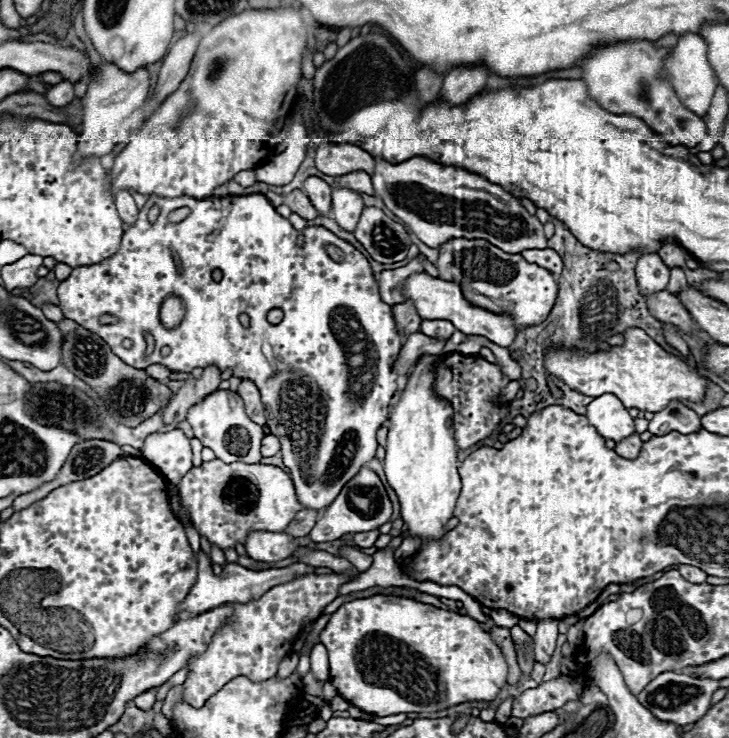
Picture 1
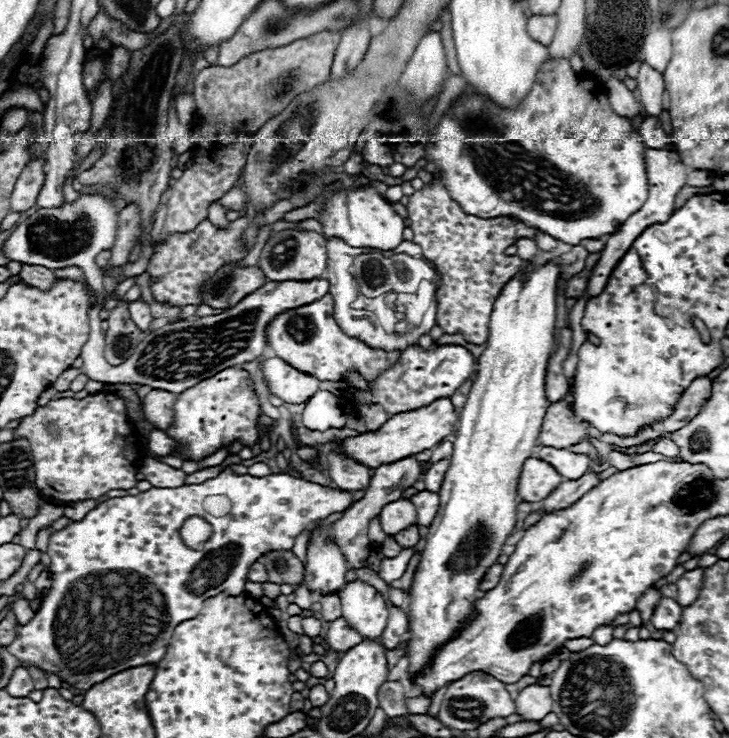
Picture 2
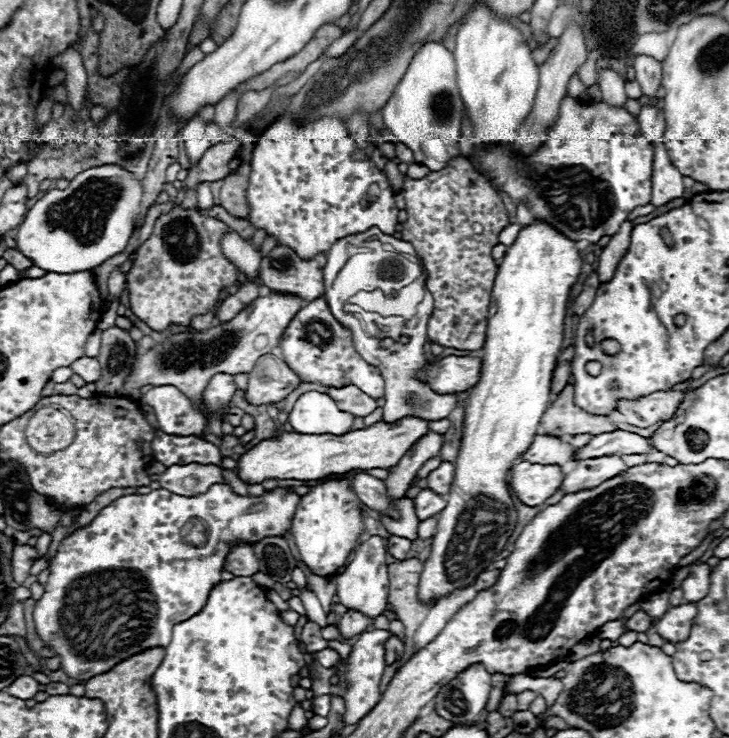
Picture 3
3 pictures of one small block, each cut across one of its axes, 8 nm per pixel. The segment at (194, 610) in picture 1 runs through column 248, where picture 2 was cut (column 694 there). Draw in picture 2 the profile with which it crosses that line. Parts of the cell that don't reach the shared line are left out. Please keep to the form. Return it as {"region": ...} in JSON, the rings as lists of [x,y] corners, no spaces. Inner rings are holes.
{"region":[[[696,568],[696,570],[690,570],[690,572],[684,572],[676,586],[678,586],[678,604],[680,606],[686,606],[686,604],[692,604],[696,598],[698,598],[698,592],[702,588],[702,576],[704,576],[704,570],[702,568]]]}

